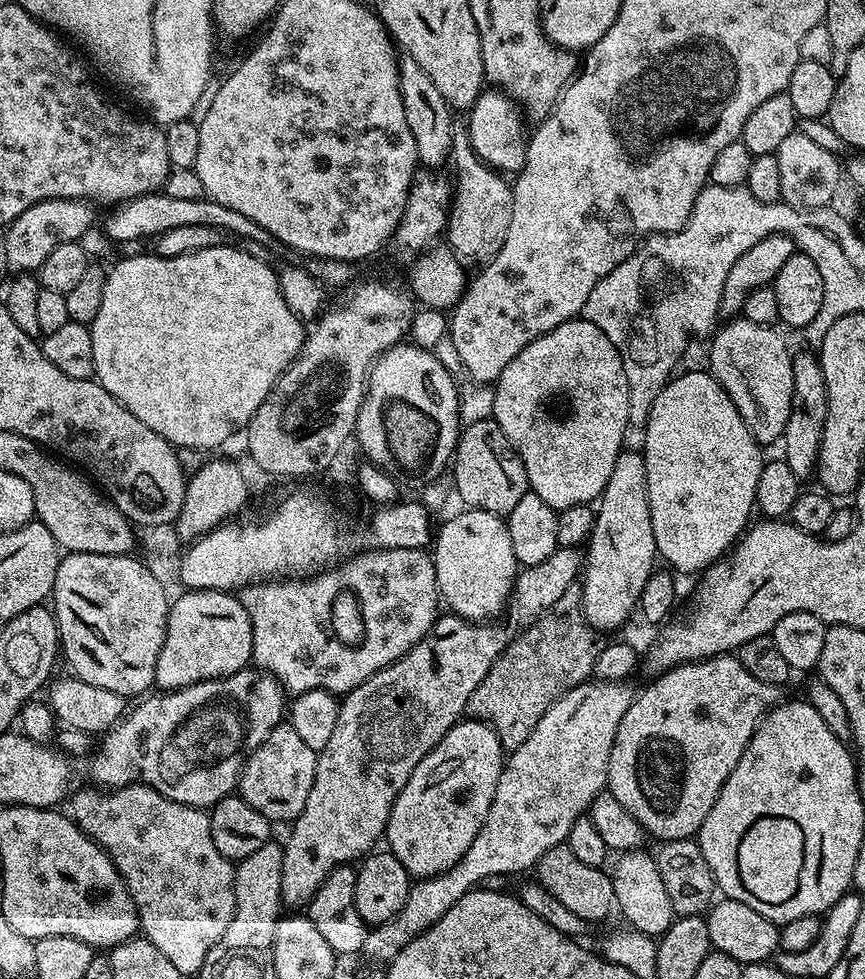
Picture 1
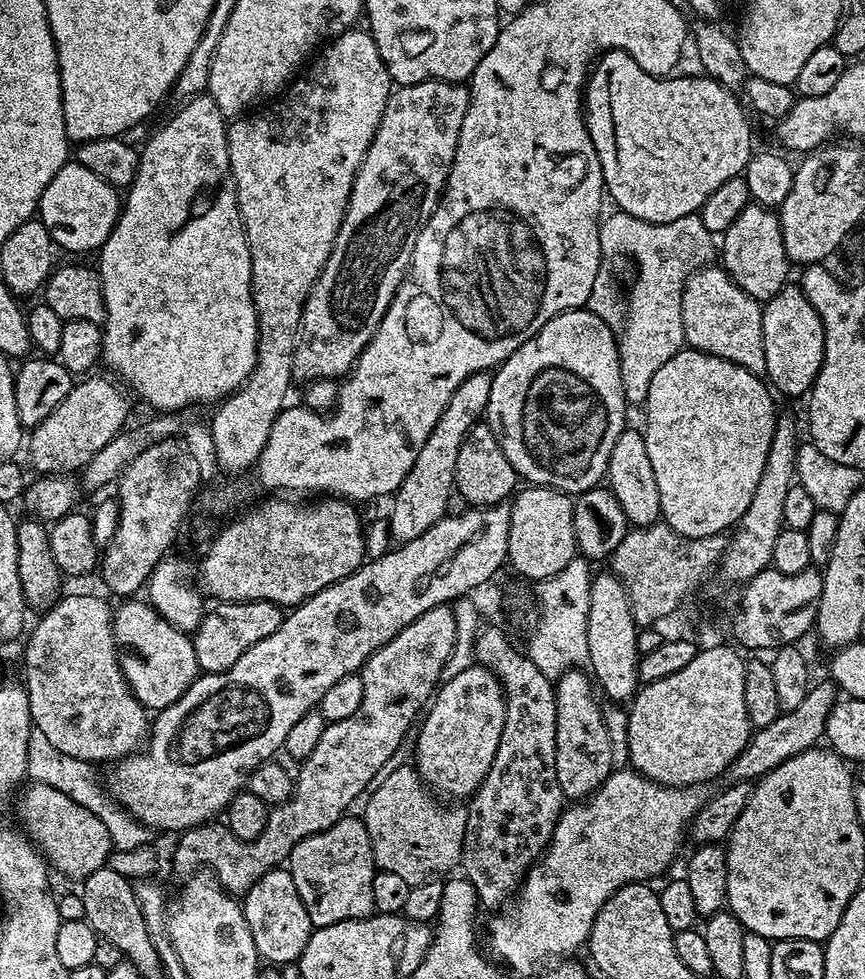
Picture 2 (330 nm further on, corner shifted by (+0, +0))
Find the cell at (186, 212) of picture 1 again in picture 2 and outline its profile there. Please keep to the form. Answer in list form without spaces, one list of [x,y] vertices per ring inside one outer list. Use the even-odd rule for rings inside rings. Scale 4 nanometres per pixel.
[[[69,162],[50,178],[50,186],[42,190],[38,209],[38,219],[44,223],[57,249],[68,252],[95,253],[110,238],[114,226],[120,220],[122,196],[117,189],[108,184],[94,170]]]

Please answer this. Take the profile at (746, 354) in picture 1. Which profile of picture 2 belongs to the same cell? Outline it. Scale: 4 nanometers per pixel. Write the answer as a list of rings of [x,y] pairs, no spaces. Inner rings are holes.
[[[705,266],[698,269],[684,284],[682,290],[682,330],[684,343],[689,348],[697,348],[718,358],[726,358],[726,362],[734,362],[754,375],[763,377],[766,370],[766,346],[762,346],[762,304],[750,298],[728,276],[723,267]]]

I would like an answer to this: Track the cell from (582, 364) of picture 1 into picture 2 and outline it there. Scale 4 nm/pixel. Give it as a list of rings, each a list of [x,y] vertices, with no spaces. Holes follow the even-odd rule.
[[[582,307],[550,318],[550,322],[546,322],[546,326],[542,326],[542,330],[538,330],[538,334],[534,334],[534,338],[530,338],[522,346],[518,346],[518,350],[514,350],[514,354],[510,354],[510,358],[506,358],[503,364],[495,369],[490,386],[486,423],[496,436],[496,441],[502,446],[502,454],[506,454],[510,466],[514,466],[517,477],[529,485],[558,488],[562,492],[579,494],[597,487],[605,479],[610,462],[610,450],[614,450],[614,442],[618,442],[618,434],[622,434],[626,427],[626,421],[624,421],[626,401],[622,390],[618,336],[615,331],[612,333],[611,326],[600,316],[603,315],[599,311]]]

